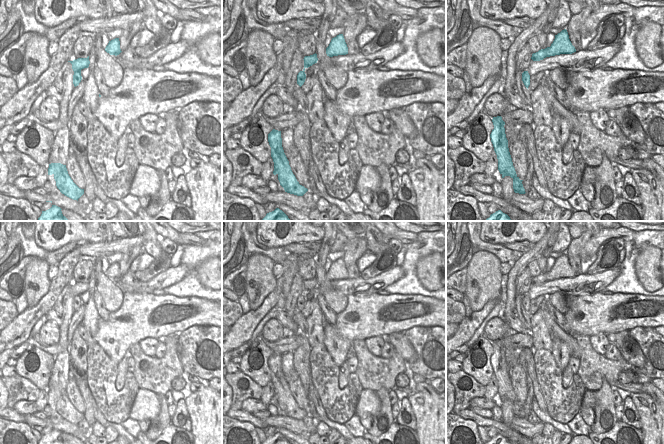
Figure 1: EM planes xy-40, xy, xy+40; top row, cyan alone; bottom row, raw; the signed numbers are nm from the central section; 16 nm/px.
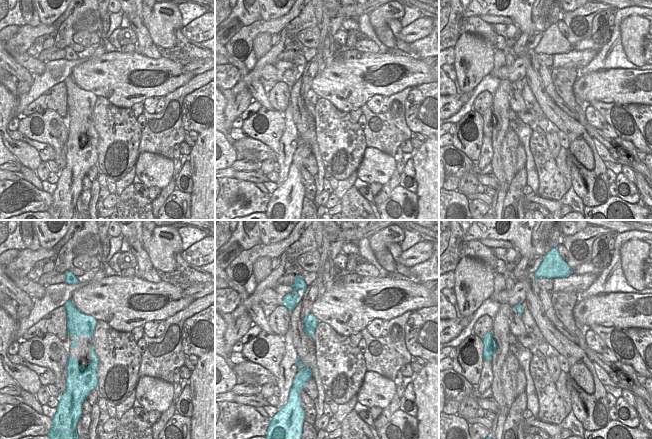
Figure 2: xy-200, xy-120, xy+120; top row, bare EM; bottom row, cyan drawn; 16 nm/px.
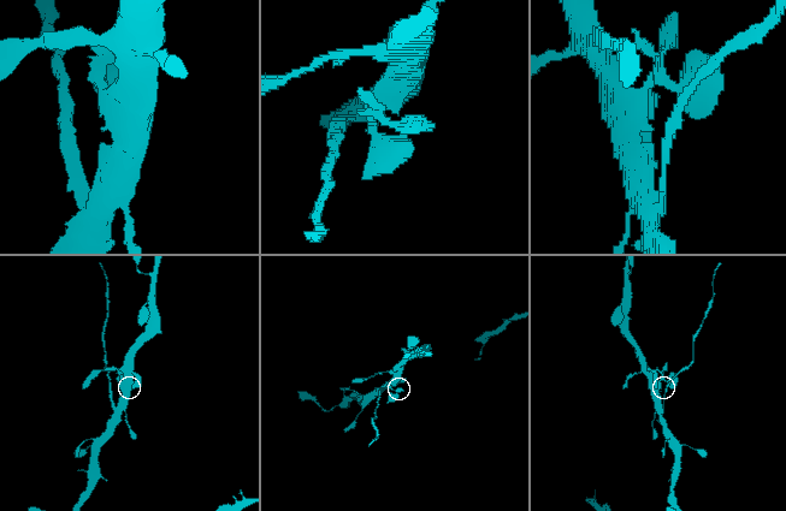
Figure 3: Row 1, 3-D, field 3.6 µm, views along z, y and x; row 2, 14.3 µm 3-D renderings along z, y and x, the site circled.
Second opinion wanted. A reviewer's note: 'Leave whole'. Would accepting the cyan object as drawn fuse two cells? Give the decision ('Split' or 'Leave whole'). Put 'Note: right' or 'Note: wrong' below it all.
Split
Note: wrong

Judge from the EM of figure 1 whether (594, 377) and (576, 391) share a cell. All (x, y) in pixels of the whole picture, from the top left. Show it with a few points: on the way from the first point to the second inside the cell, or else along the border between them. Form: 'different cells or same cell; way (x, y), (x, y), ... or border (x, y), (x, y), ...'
different cells; border (577, 373), (585, 388), (581, 407)

